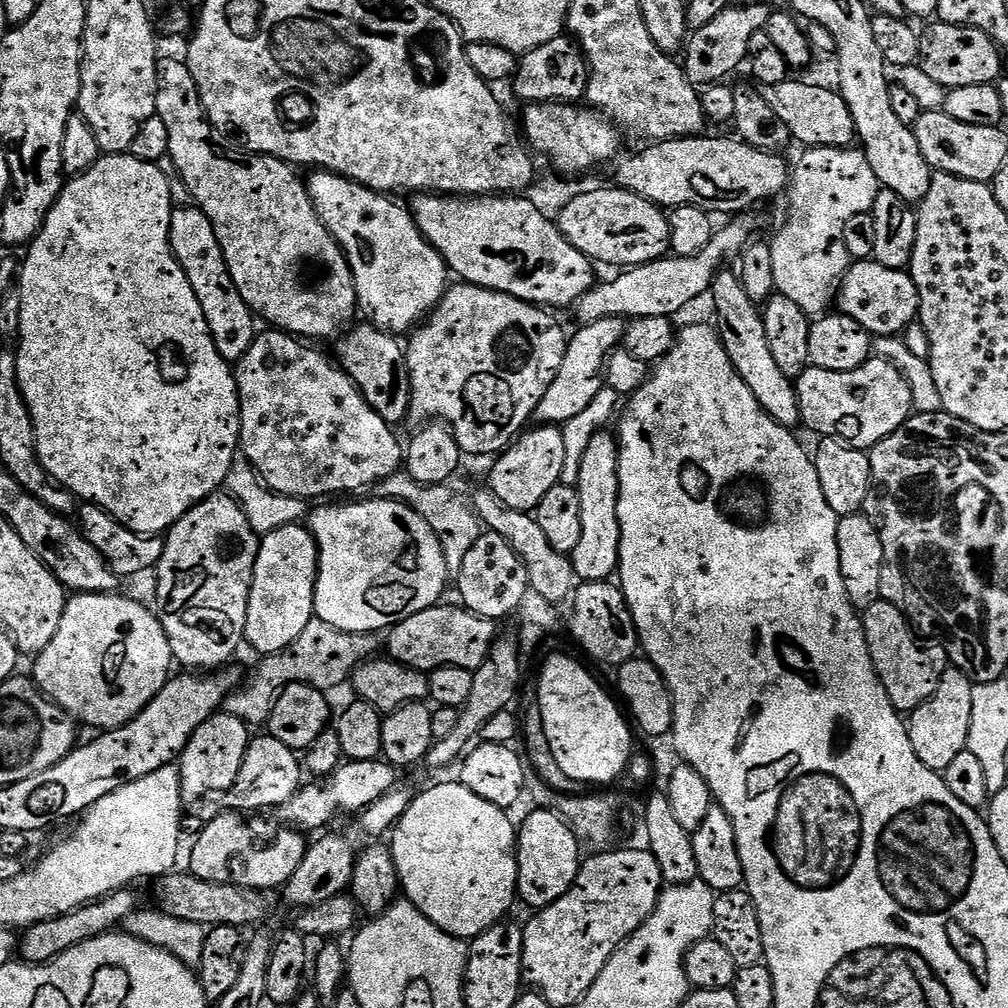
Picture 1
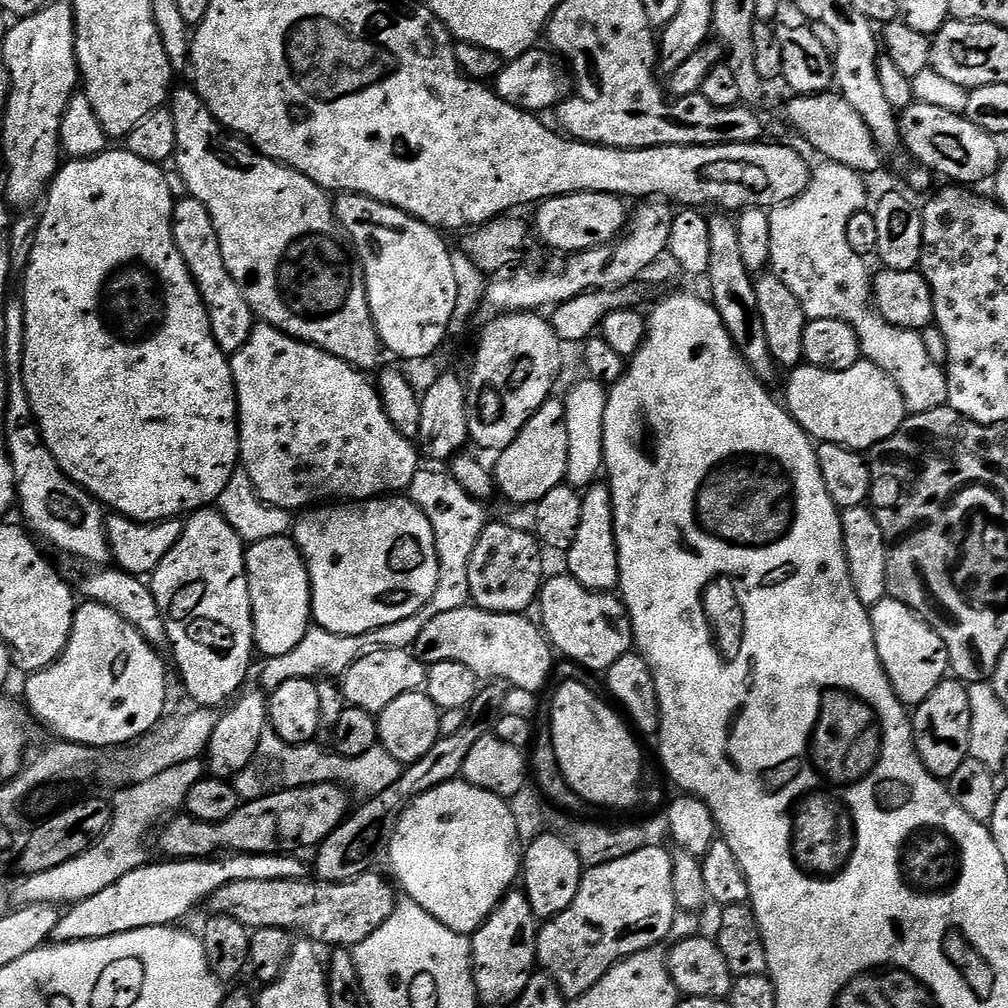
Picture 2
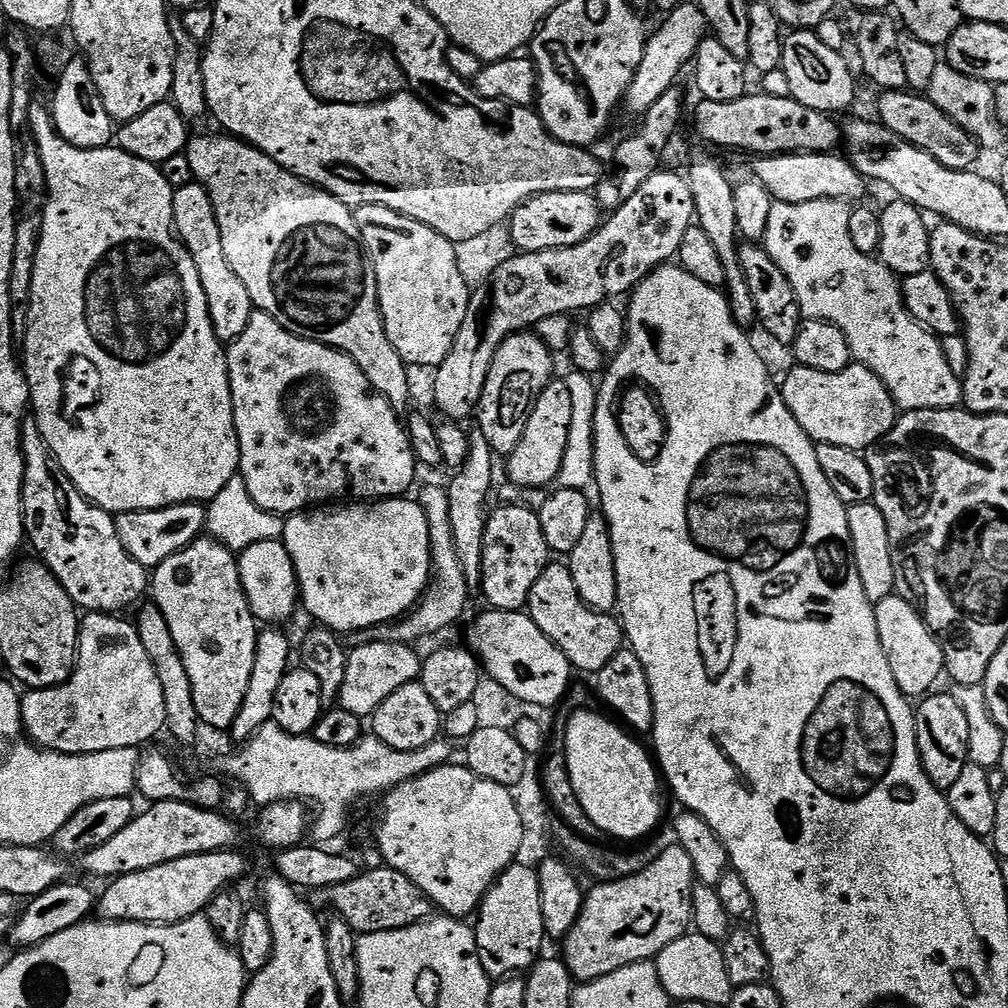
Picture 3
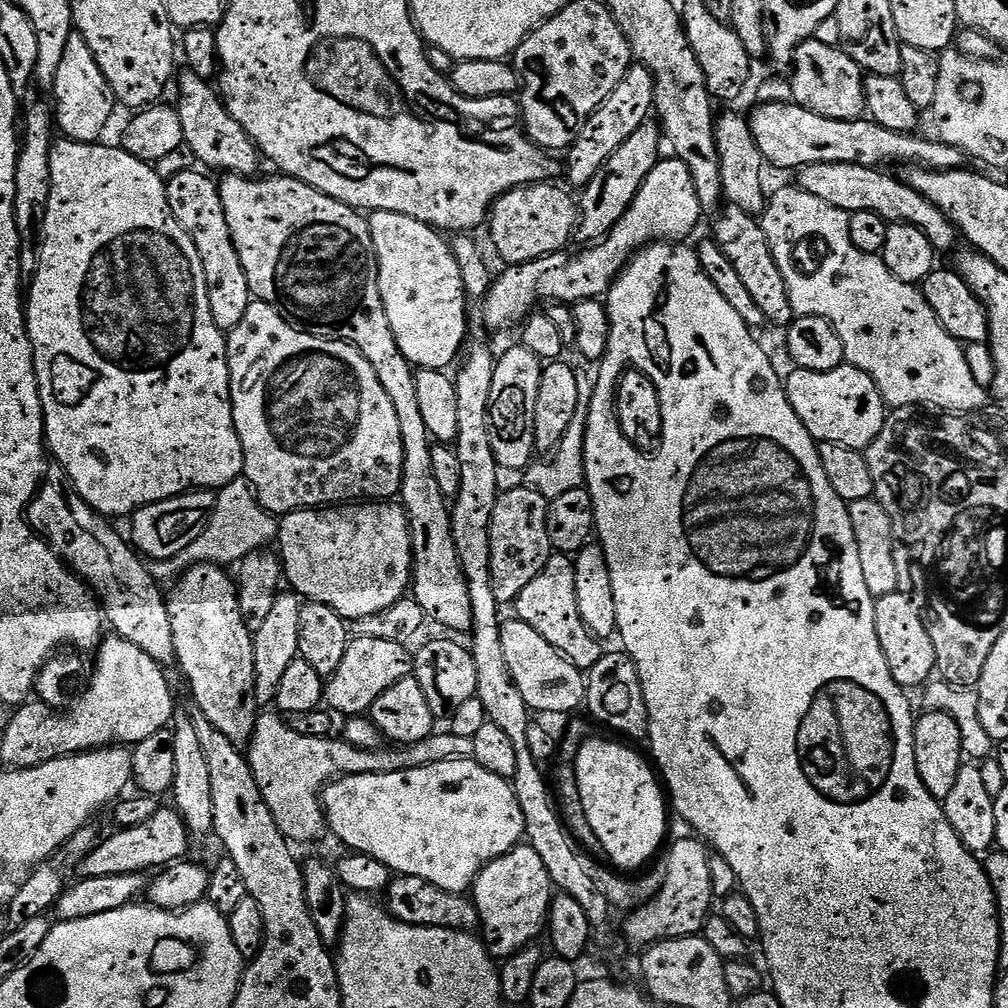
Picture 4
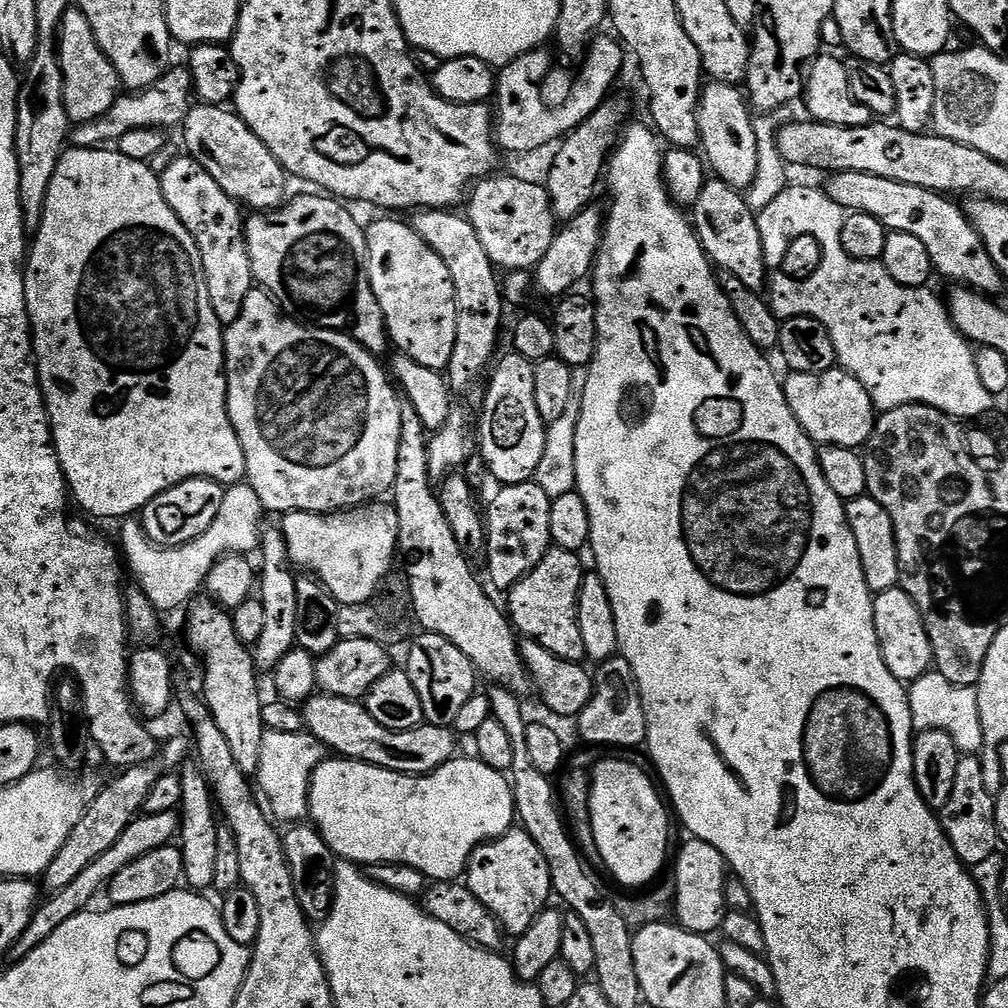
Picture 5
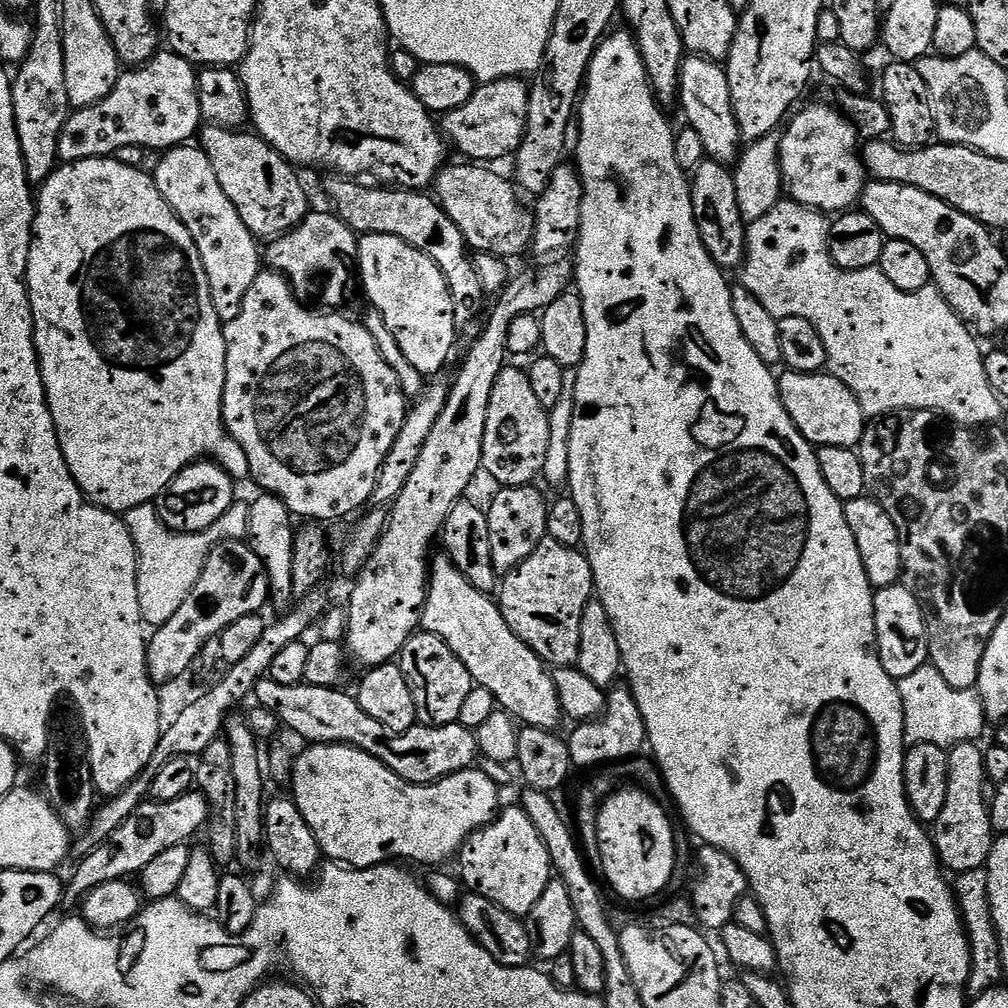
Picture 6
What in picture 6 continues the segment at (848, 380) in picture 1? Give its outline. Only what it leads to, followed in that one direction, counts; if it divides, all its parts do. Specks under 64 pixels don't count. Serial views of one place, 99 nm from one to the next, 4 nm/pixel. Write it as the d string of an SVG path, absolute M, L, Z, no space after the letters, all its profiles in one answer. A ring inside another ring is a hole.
M785 371L785 376L779 377L780 400L786 406L794 426L808 443L813 446L842 446L856 448L864 437L866 417L862 406L858 406L858 398L838 378L827 371L794 372Z

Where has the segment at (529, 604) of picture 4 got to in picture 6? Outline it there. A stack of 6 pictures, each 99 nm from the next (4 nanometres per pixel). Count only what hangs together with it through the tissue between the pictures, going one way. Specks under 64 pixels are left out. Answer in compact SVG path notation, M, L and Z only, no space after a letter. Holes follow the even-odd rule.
M546 539L540 548L522 562L513 572L503 577L498 588L500 612L506 618L510 630L530 646L536 655L549 666L570 668L578 662L578 642L582 638L582 610L594 599L592 571L587 555L580 548L567 548L562 542Z

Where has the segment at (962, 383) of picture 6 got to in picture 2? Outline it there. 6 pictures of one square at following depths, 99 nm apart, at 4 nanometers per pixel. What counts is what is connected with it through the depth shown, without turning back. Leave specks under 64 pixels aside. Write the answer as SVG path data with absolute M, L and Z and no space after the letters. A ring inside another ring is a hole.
M820 162L820 165L815 165L814 171L812 173L812 181L809 182L809 184L806 186L806 190L802 193L801 196L798 198L794 198L790 201L788 204L781 204L778 208L773 208L771 211L768 212L768 217L770 218L770 258L772 259L770 268L771 271L775 272L776 276L778 278L782 278L782 282L786 282L786 286L790 286L790 290L794 294L794 298L798 298L798 302L802 302L802 310L804 313L808 315L809 320L821 320L822 318L834 318L835 320L841 320L842 322L846 322L848 325L852 327L854 330L854 334L858 334L858 342L860 343L860 354L863 359L871 360L872 363L876 364L881 368L883 372L886 374L890 374L890 378L894 378L894 382L898 386L898 390L902 390L902 398L906 402L906 406L908 407L909 413L915 414L917 412L925 412L926 410L934 410L935 408L943 408L945 405L947 405L948 402L948 373L945 371L945 369L939 364L938 362L932 361L930 358L930 353L927 352L925 344L922 342L922 338L920 337L920 332L910 329L910 328L899 328L898 326L894 326L890 322L886 322L882 317L880 317L880 313L876 311L874 307L874 301L872 298L872 281L873 277L870 275L868 276L868 268L866 265L865 257L859 256L858 254L854 254L854 250L850 250L850 242L846 239L846 226L850 222L850 218L854 218L854 214L858 214L859 212L865 211L866 205L864 204L868 200L868 188L866 185L864 185L865 177L861 175L861 173L855 172L854 170L850 170L850 166L842 166L841 164L834 164L831 162Z

